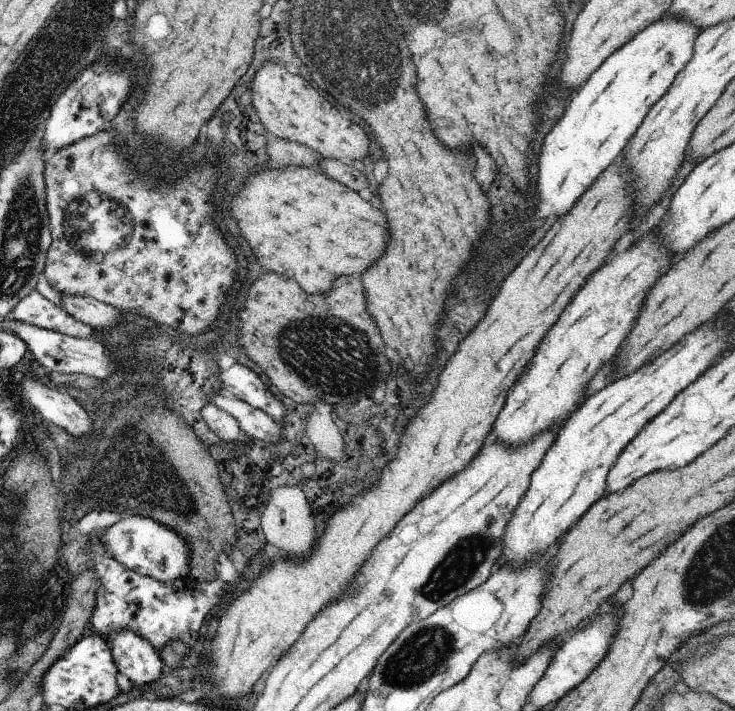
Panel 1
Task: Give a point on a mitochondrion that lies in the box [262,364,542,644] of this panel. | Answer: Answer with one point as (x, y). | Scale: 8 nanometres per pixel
(460, 565)

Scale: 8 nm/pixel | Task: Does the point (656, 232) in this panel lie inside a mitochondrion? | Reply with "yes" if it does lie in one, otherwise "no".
no

